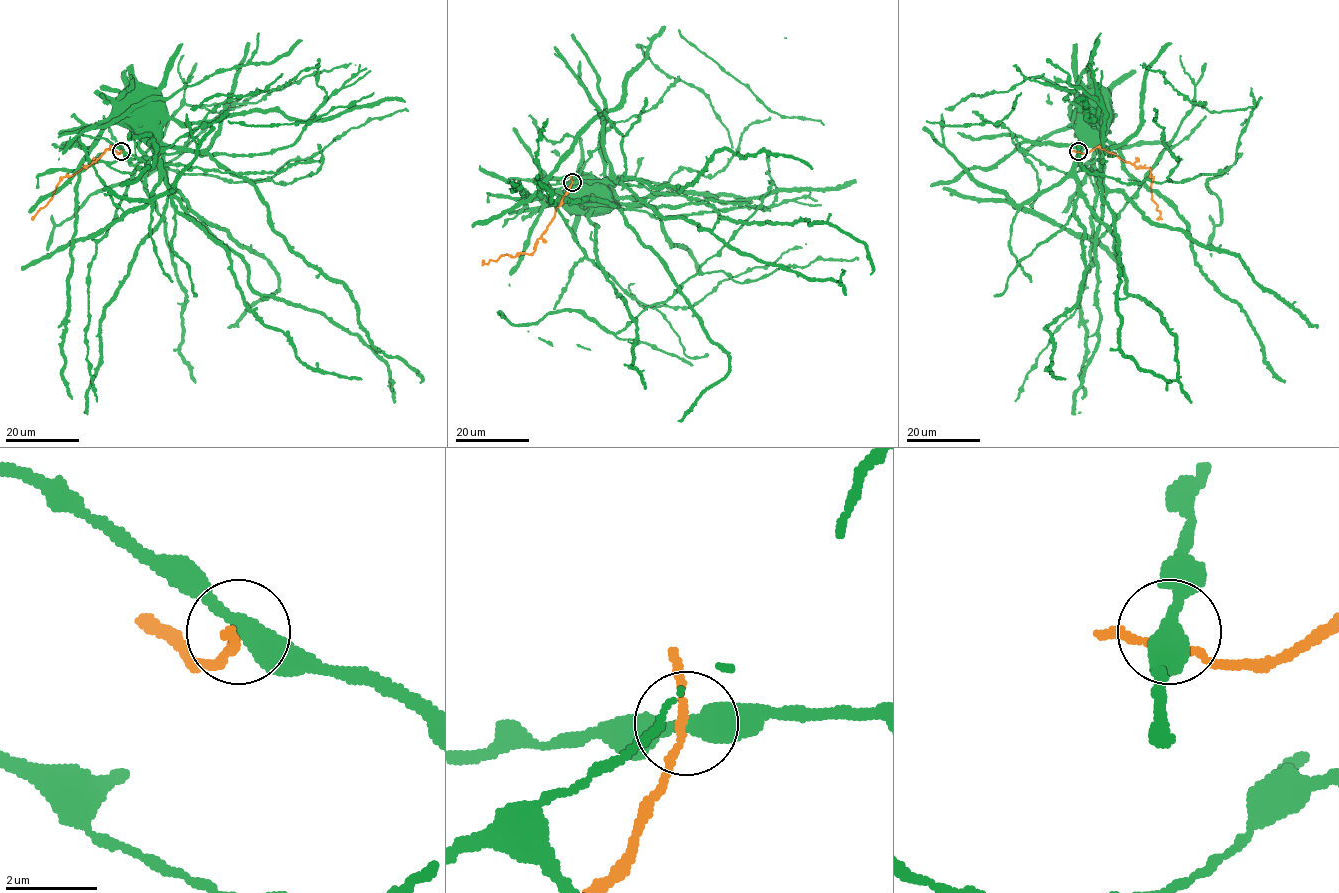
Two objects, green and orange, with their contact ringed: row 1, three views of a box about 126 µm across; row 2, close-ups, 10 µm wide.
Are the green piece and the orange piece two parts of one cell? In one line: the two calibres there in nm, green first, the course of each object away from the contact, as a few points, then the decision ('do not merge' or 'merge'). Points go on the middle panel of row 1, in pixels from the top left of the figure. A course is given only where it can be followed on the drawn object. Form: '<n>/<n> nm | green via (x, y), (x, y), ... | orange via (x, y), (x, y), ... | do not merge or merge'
400/160 nm | green via (572, 181), (607, 180), (603, 183), (586, 183), (576, 193), (573, 192) | orange via (572, 181), (532, 253), (503, 255), (487, 264), (482, 260) | do not merge

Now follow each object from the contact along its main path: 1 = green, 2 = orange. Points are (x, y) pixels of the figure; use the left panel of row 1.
1: (121, 151), (150, 165), (156, 162), (152, 138), (126, 112), (122, 113)
2: (121, 151), (118, 153), (111, 147), (96, 161), (63, 177), (53, 198), (32, 219)

